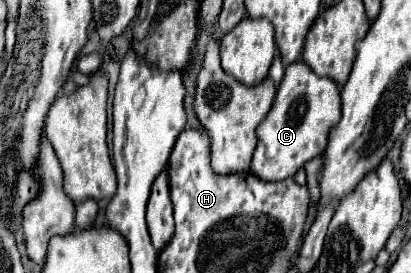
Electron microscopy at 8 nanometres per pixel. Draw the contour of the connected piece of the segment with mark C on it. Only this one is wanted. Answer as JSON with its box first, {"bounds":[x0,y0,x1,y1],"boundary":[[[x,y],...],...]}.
{"bounds":[250,62,340,182],"boundary":[[[292,62],[278,86],[274,106],[258,126],[258,146],[252,154],[250,170],[258,178],[278,182],[294,176],[306,162],[326,148],[330,128],[340,120],[340,90],[330,78],[320,78],[304,62]]]}

